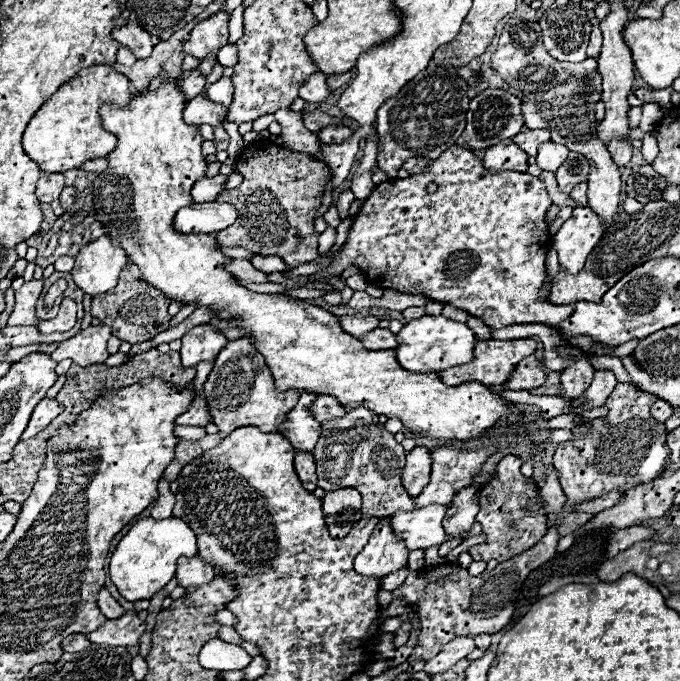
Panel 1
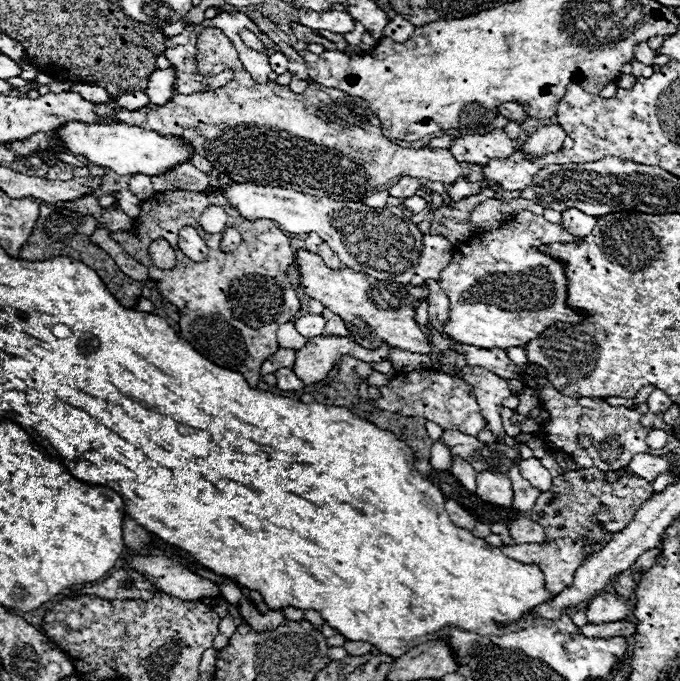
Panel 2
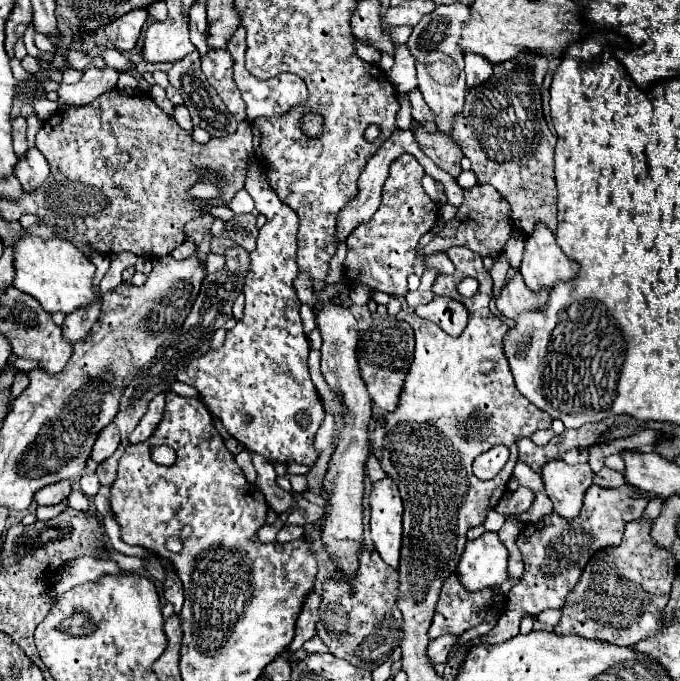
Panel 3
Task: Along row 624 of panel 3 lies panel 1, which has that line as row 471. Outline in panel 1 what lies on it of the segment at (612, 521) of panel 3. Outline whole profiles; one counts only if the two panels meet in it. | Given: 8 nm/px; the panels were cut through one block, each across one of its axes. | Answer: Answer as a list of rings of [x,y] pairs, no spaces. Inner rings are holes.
[[[504,456],[498,466],[496,474],[488,484],[482,486],[478,498],[480,498],[480,512],[478,522],[482,526],[482,534],[486,540],[482,544],[470,546],[468,552],[474,560],[498,560],[504,562],[516,554],[520,554],[526,548],[532,548],[540,538],[546,534],[546,512],[538,504],[538,484],[532,480],[526,480],[520,476],[522,460],[516,456]]]

